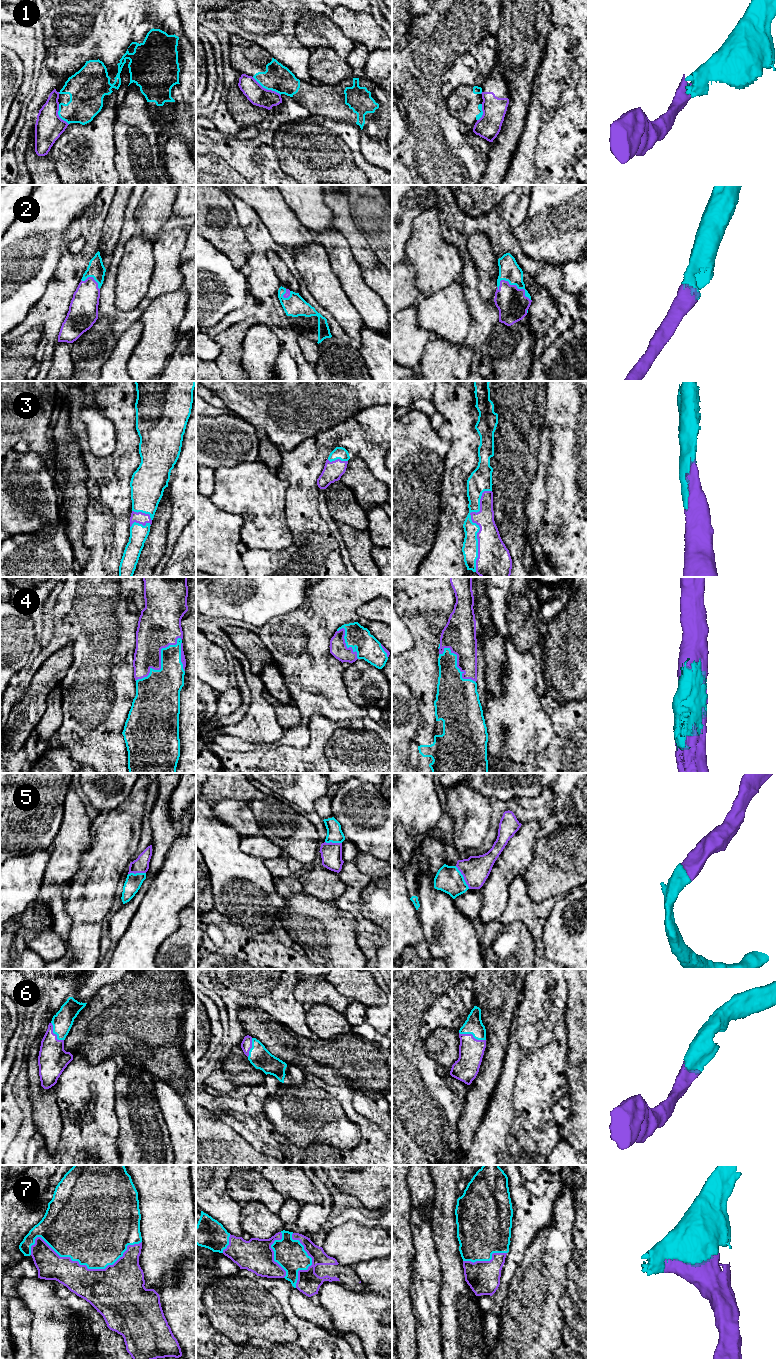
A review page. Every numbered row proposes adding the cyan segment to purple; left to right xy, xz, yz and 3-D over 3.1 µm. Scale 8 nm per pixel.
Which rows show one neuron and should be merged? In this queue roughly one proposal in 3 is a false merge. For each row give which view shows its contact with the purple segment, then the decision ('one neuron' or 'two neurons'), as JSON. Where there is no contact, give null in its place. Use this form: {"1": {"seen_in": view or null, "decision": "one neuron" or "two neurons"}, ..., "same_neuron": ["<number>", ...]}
{"1": {"seen_in": "xz", "decision": "two neurons"}, "2": {"seen_in": "yz", "decision": "one neuron"}, "3": {"seen_in": "yz", "decision": "one neuron"}, "4": {"seen_in": "xy", "decision": "one neuron"}, "5": {"seen_in": "yz", "decision": "one neuron"}, "6": {"seen_in": "yz", "decision": "one neuron"}, "7": {"seen_in": "xy", "decision": "one neuron"}, "same_neuron": ["2", "3", "4", "5", "6", "7"]}

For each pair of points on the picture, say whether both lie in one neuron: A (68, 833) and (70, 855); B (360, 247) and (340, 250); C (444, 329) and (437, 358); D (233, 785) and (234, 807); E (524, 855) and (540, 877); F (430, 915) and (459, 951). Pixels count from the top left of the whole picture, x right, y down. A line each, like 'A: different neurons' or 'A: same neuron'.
A: same neuron
B: different neurons
C: different neurons
D: different neurons
E: different neurons
F: same neuron

